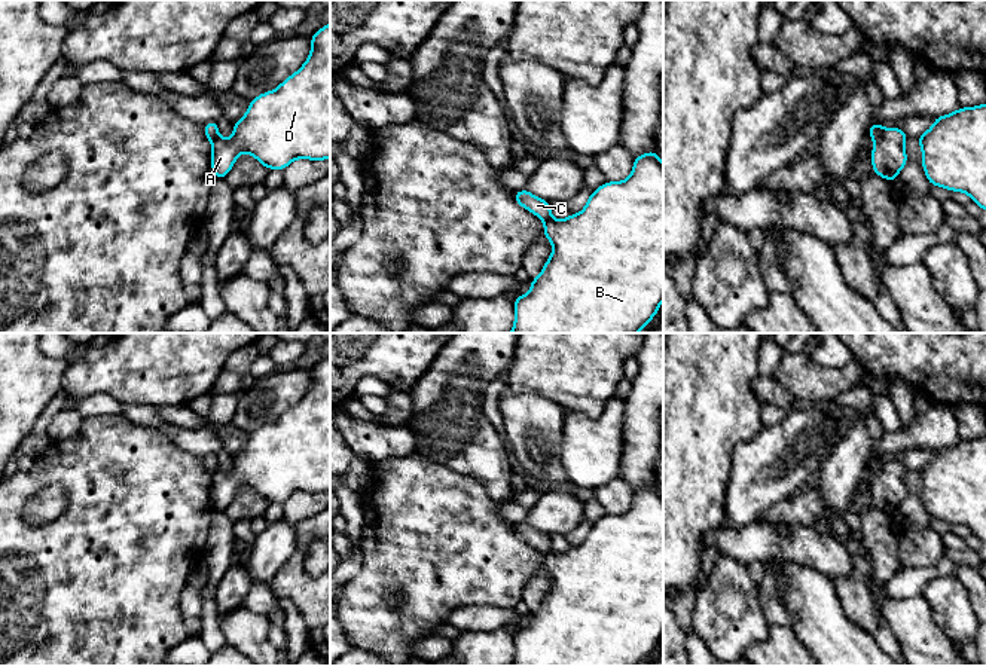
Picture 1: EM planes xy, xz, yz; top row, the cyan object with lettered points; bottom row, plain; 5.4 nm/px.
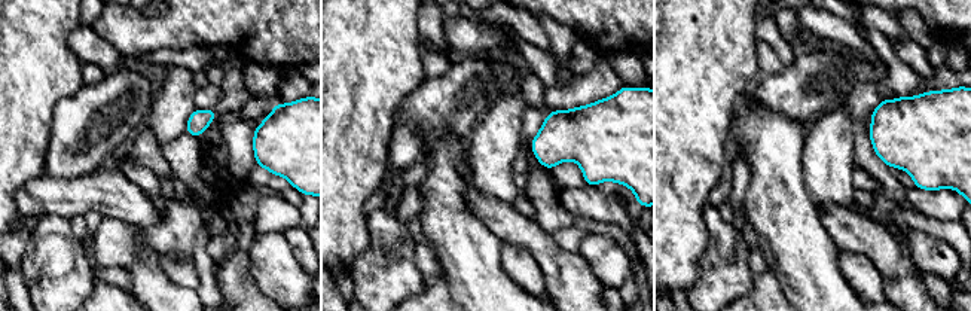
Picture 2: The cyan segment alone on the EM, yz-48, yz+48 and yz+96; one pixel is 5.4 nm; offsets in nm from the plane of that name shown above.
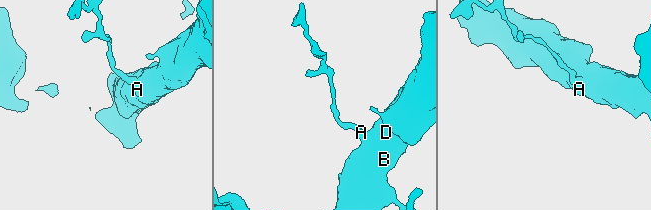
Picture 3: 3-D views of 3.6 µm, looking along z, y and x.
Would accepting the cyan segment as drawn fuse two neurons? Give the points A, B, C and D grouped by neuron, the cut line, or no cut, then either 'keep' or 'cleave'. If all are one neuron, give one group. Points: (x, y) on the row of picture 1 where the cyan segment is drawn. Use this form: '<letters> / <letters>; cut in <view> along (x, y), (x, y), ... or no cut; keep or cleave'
A B D / C; cut in yz along (887, 130), (876, 143); cleave

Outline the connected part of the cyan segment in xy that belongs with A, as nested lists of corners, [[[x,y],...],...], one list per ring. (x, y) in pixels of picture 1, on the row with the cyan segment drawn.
[[[330,22],[311,36],[311,51],[302,67],[269,92],[250,100],[245,114],[233,122],[231,138],[220,135],[211,143],[211,171],[217,178],[226,178],[239,155],[250,153],[266,169],[284,171],[293,161],[330,159]]]

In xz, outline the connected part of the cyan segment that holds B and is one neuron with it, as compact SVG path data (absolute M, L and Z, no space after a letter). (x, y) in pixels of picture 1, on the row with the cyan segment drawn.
M656 149L642 153L634 159L632 172L631 175L623 181L605 181L602 186L593 190L593 193L587 198L584 208L577 214L570 214L564 220L549 219L544 223L543 235L549 239L552 244L553 253L549 254L547 262L544 263L540 275L537 278L532 278L531 290L522 296L515 297L513 311L515 311L515 323L509 333L638 333L641 329L644 329L659 312L659 308L663 302L663 162L659 159Z

